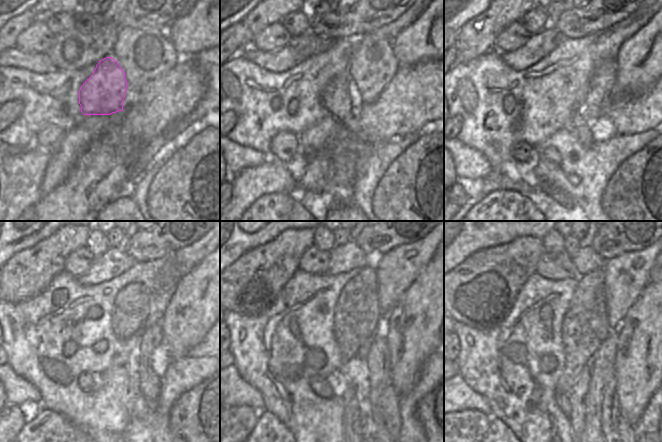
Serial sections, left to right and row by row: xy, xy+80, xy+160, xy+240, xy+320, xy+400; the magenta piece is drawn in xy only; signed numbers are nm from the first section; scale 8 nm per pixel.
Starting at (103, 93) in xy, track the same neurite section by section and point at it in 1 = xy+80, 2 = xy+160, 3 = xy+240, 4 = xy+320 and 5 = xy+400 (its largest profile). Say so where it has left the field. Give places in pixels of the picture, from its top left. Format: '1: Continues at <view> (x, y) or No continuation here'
1: Continues at xy+80 (335, 98)
2: Continues at xy+160 (581, 128)
3: Continues at xy+240 (149, 383)
4: Continues at xy+320 (389, 401)
5: Continues at xy+400 (621, 424).

